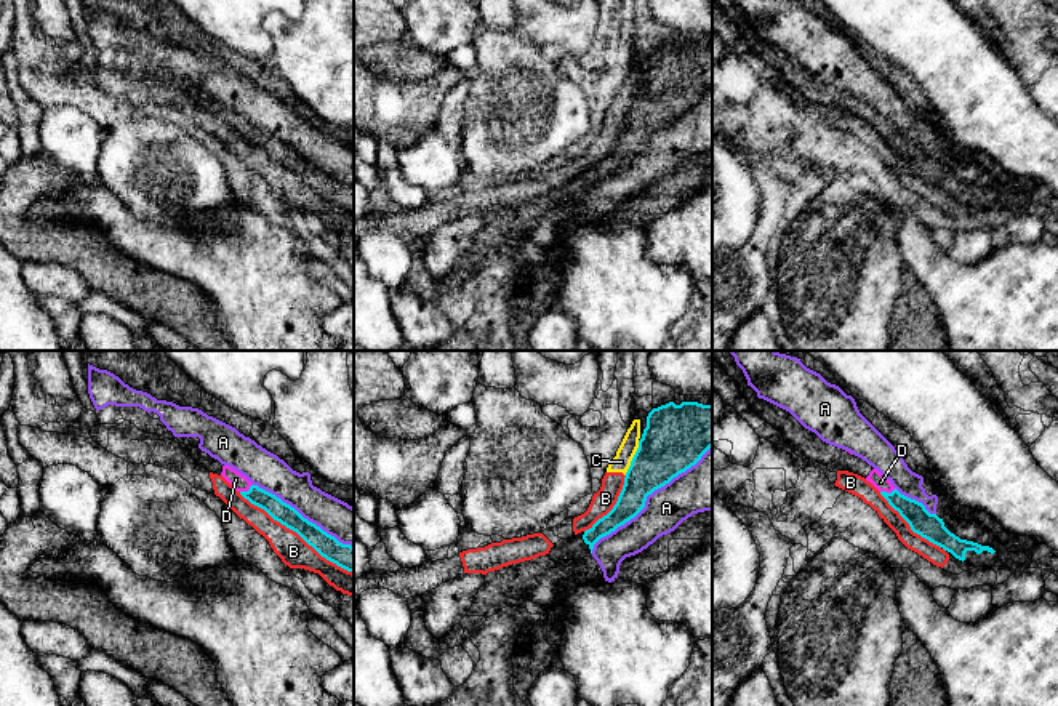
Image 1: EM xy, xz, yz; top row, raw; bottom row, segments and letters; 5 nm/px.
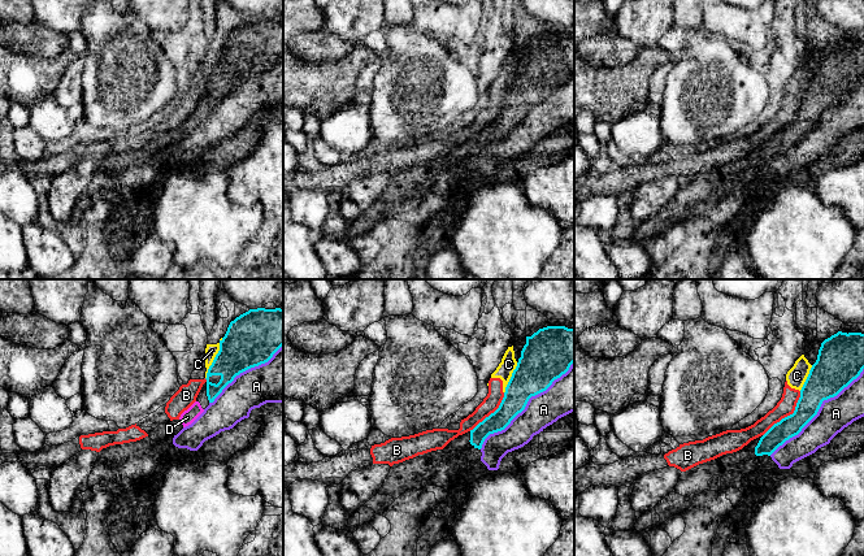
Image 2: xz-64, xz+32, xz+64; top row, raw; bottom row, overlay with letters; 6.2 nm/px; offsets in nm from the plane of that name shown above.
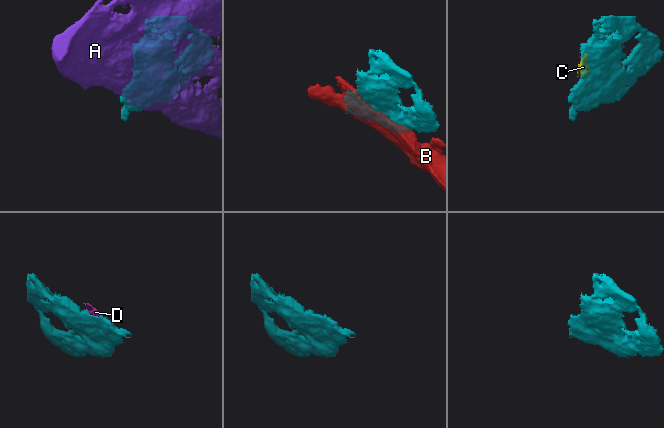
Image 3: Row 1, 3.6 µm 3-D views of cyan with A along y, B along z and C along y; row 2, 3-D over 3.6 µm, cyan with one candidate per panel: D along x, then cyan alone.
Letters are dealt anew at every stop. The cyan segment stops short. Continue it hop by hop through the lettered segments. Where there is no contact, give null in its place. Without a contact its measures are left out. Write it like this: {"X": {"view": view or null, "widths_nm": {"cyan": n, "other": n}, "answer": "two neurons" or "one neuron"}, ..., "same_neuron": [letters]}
{"A": {"view": "xz", "widths_nm": {"cyan": 260, "other": 220}, "answer": "two neurons"}, "B": {"view": "xy", "widths_nm": {"cyan": 110, "other": 150}, "answer": "two neurons"}, "C": {"view": "xz", "widths_nm": {"cyan": 320, "other": 90}, "answer": "two neurons"}, "D": {"view": "yz", "widths_nm": {"cyan": 120, "other": 80}, "answer": "one neuron"}, "same_neuron": ["D"]}

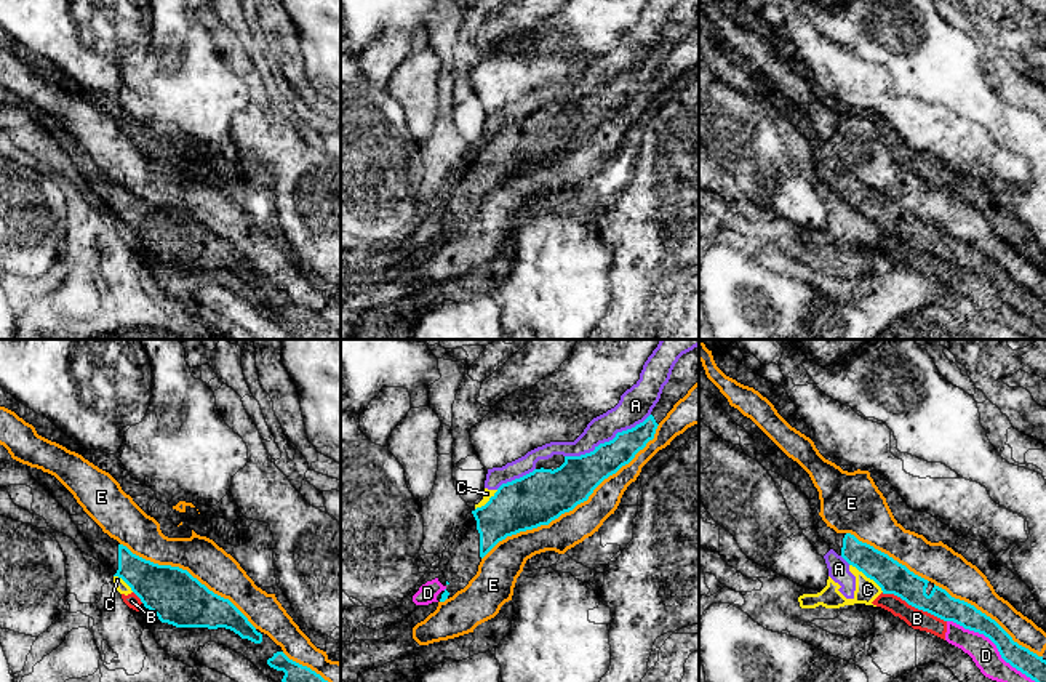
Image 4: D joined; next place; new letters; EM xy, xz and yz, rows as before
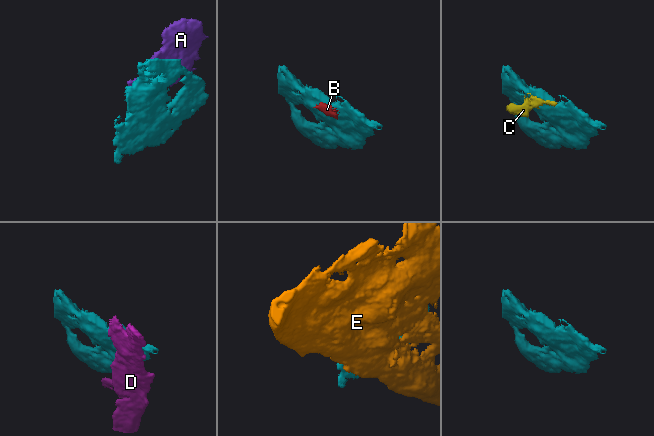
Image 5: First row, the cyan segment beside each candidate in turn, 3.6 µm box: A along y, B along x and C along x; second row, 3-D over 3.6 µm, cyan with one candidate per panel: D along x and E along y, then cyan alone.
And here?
{"A": {"view": "xz", "widths_nm": {"cyan": 220, "other": 170}, "answer": "two neurons"}, "B": {"view": "yz", "widths_nm": {"cyan": 160, "other": 100}, "answer": "two neurons"}, "C": {"view": "yz", "widths_nm": {"cyan": 160, "other": 110}, "answer": "two neurons"}, "D": {"view": "yz", "widths_nm": {"cyan": 120, "other": 140}, "answer": "two neurons"}, "E": {"view": "xz", "widths_nm": {"cyan": 260, "other": 170}, "answer": "two neurons"}, "same_neuron": []}

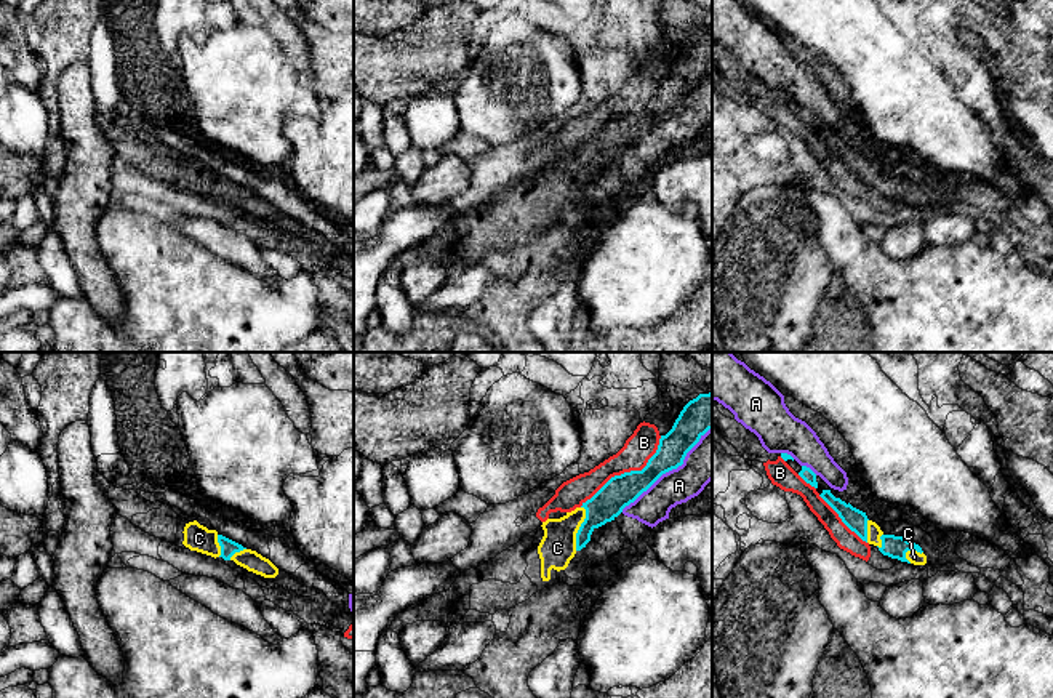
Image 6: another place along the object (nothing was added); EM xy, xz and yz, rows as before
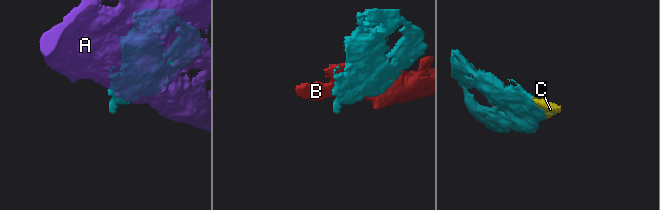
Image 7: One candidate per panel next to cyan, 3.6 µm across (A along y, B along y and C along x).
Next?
{"A": {"view": "xz", "widths_nm": {"cyan": 150, "other": 220}, "answer": "two neurons"}, "B": {"view": "xz", "widths_nm": {"cyan": 160, "other": 150}, "answer": "two neurons"}, "C": {"view": "xz", "widths_nm": {"cyan": 160, "other": 180}, "answer": "one neuron"}, "same_neuron": ["C"]}

